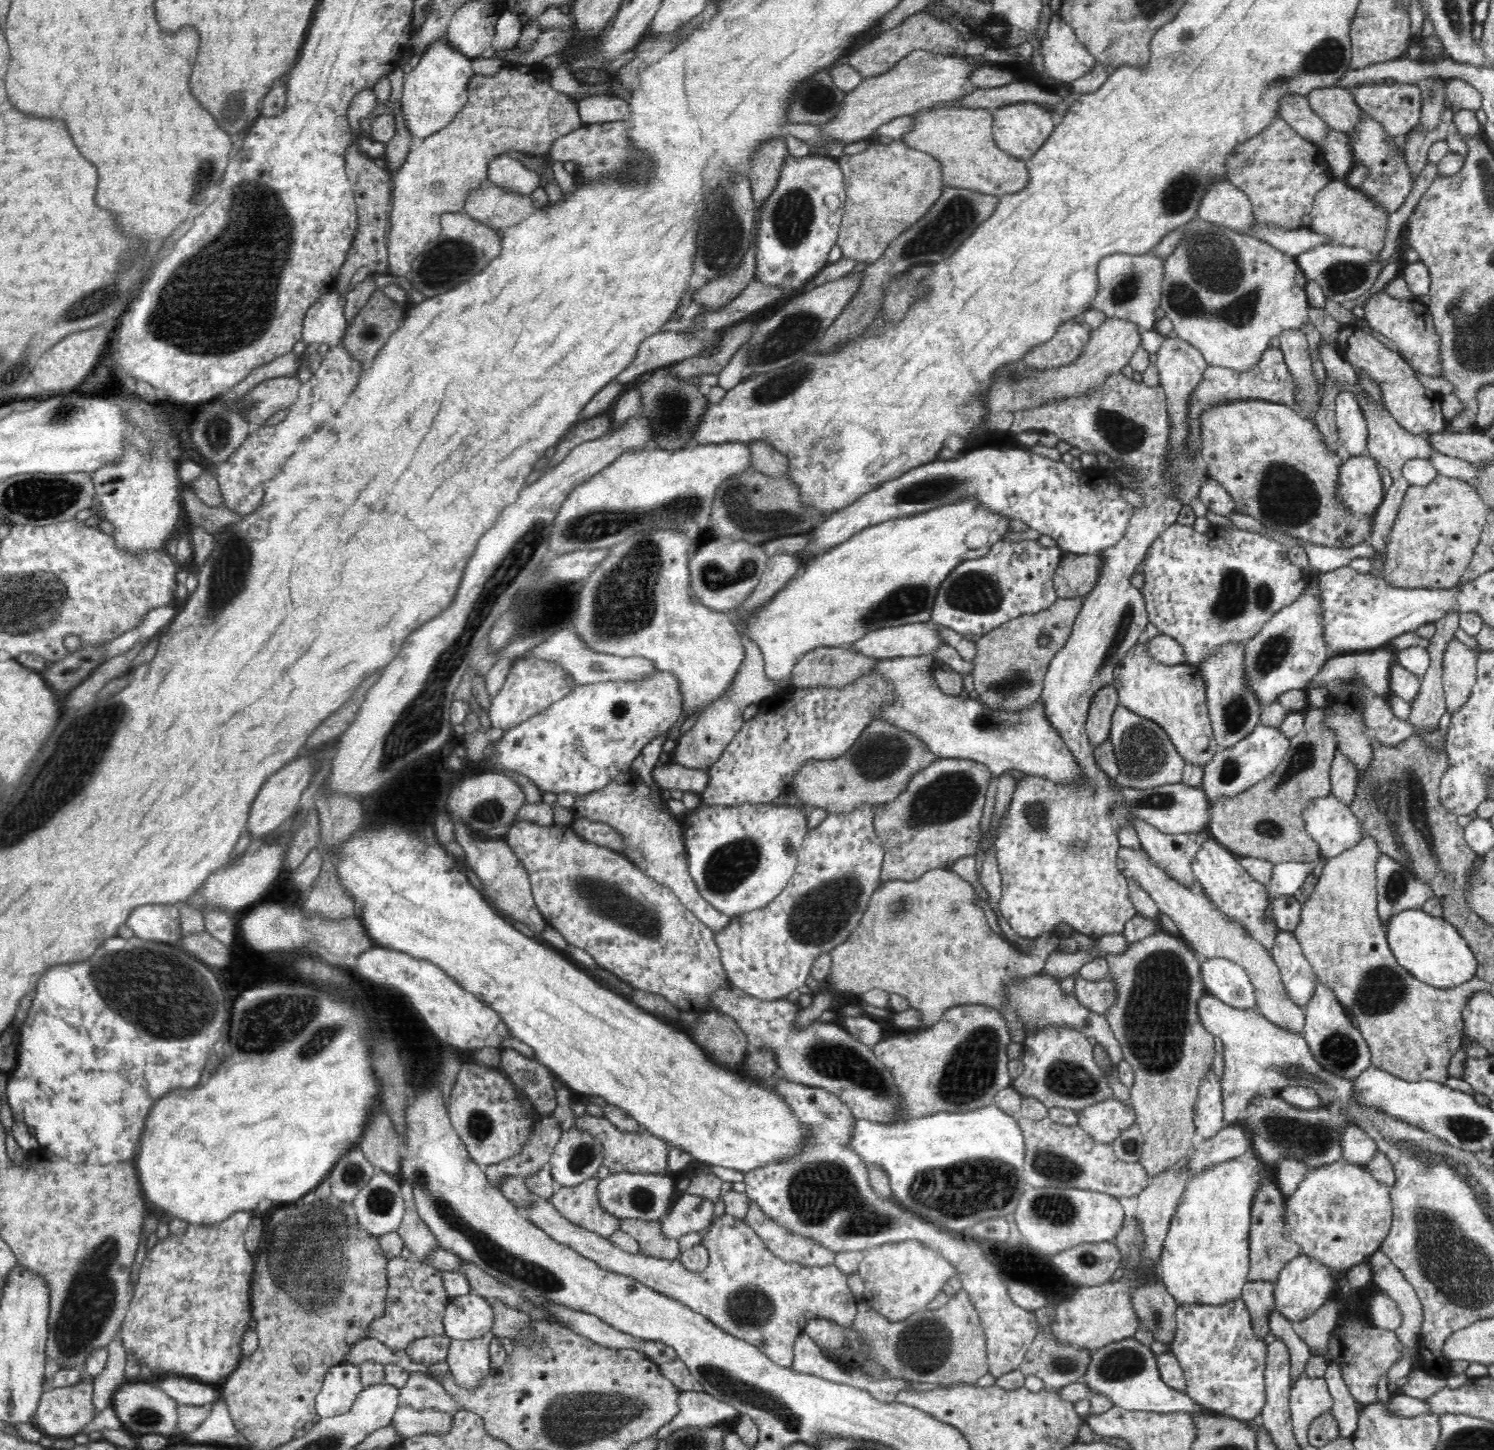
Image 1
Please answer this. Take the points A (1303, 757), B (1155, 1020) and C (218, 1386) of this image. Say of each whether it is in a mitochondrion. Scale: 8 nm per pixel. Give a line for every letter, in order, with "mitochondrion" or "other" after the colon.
A: mitochondrion
B: mitochondrion
C: other

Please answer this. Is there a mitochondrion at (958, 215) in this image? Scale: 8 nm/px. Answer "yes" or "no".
yes

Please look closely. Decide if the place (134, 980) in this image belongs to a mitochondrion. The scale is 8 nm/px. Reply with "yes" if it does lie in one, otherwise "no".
yes

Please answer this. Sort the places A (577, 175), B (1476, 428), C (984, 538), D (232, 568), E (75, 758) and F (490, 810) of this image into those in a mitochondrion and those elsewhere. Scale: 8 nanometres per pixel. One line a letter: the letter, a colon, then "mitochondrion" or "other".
A: other
B: other
C: other
D: mitochondrion
E: mitochondrion
F: mitochondrion

